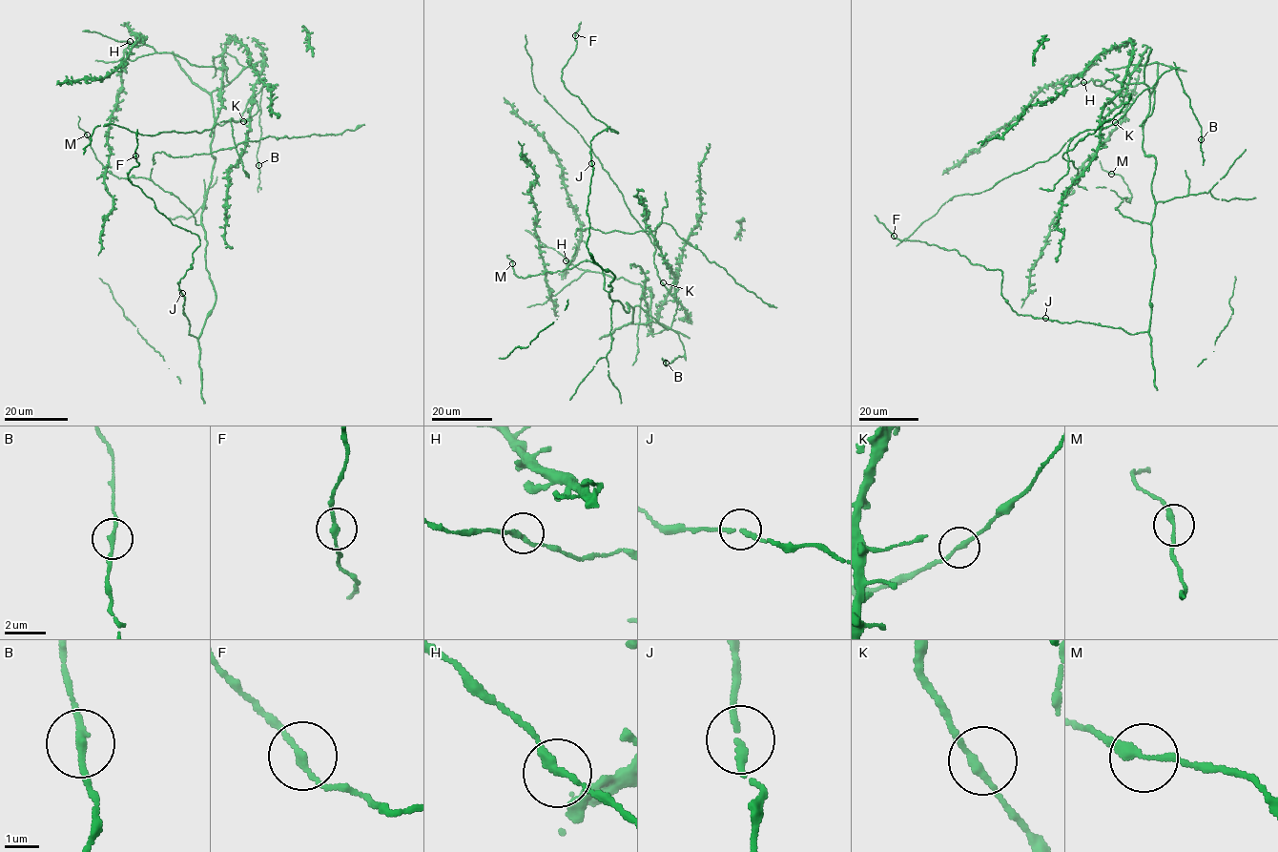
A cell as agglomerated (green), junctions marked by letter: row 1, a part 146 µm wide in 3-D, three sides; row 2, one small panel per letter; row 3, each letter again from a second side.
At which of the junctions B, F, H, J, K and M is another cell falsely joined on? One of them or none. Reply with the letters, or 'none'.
none

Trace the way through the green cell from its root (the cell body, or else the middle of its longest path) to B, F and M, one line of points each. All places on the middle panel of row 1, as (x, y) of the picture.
B: (619, 301), (627, 312), (627, 302), (631, 307), (640, 305), (664, 327), (678, 334), (684, 355), (665, 363)
F: (619, 301), (608, 296), (614, 274), (587, 247), (590, 140), (609, 127), (618, 133), (561, 80), (575, 35)
M: (619, 301), (611, 300), (604, 289), (602, 267), (590, 260), (525, 279), (514, 274), (513, 263)

